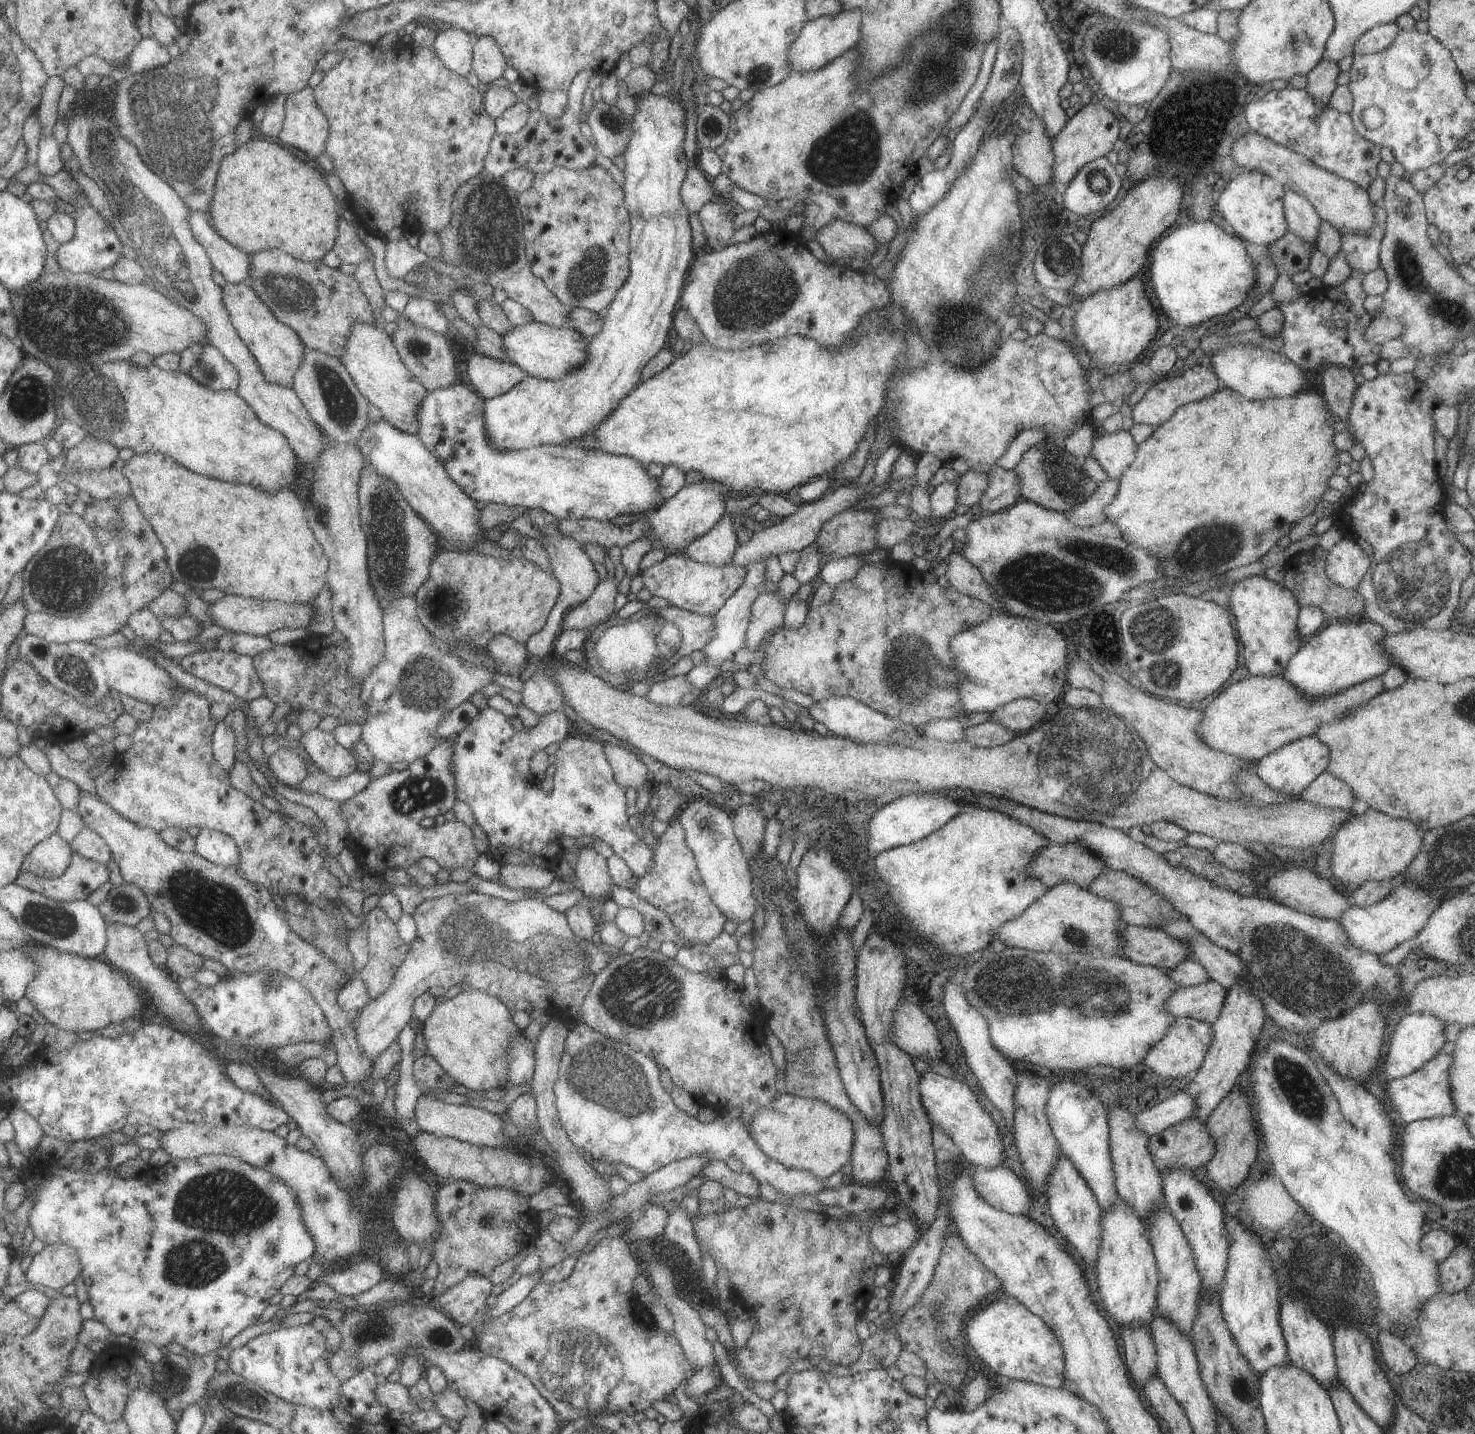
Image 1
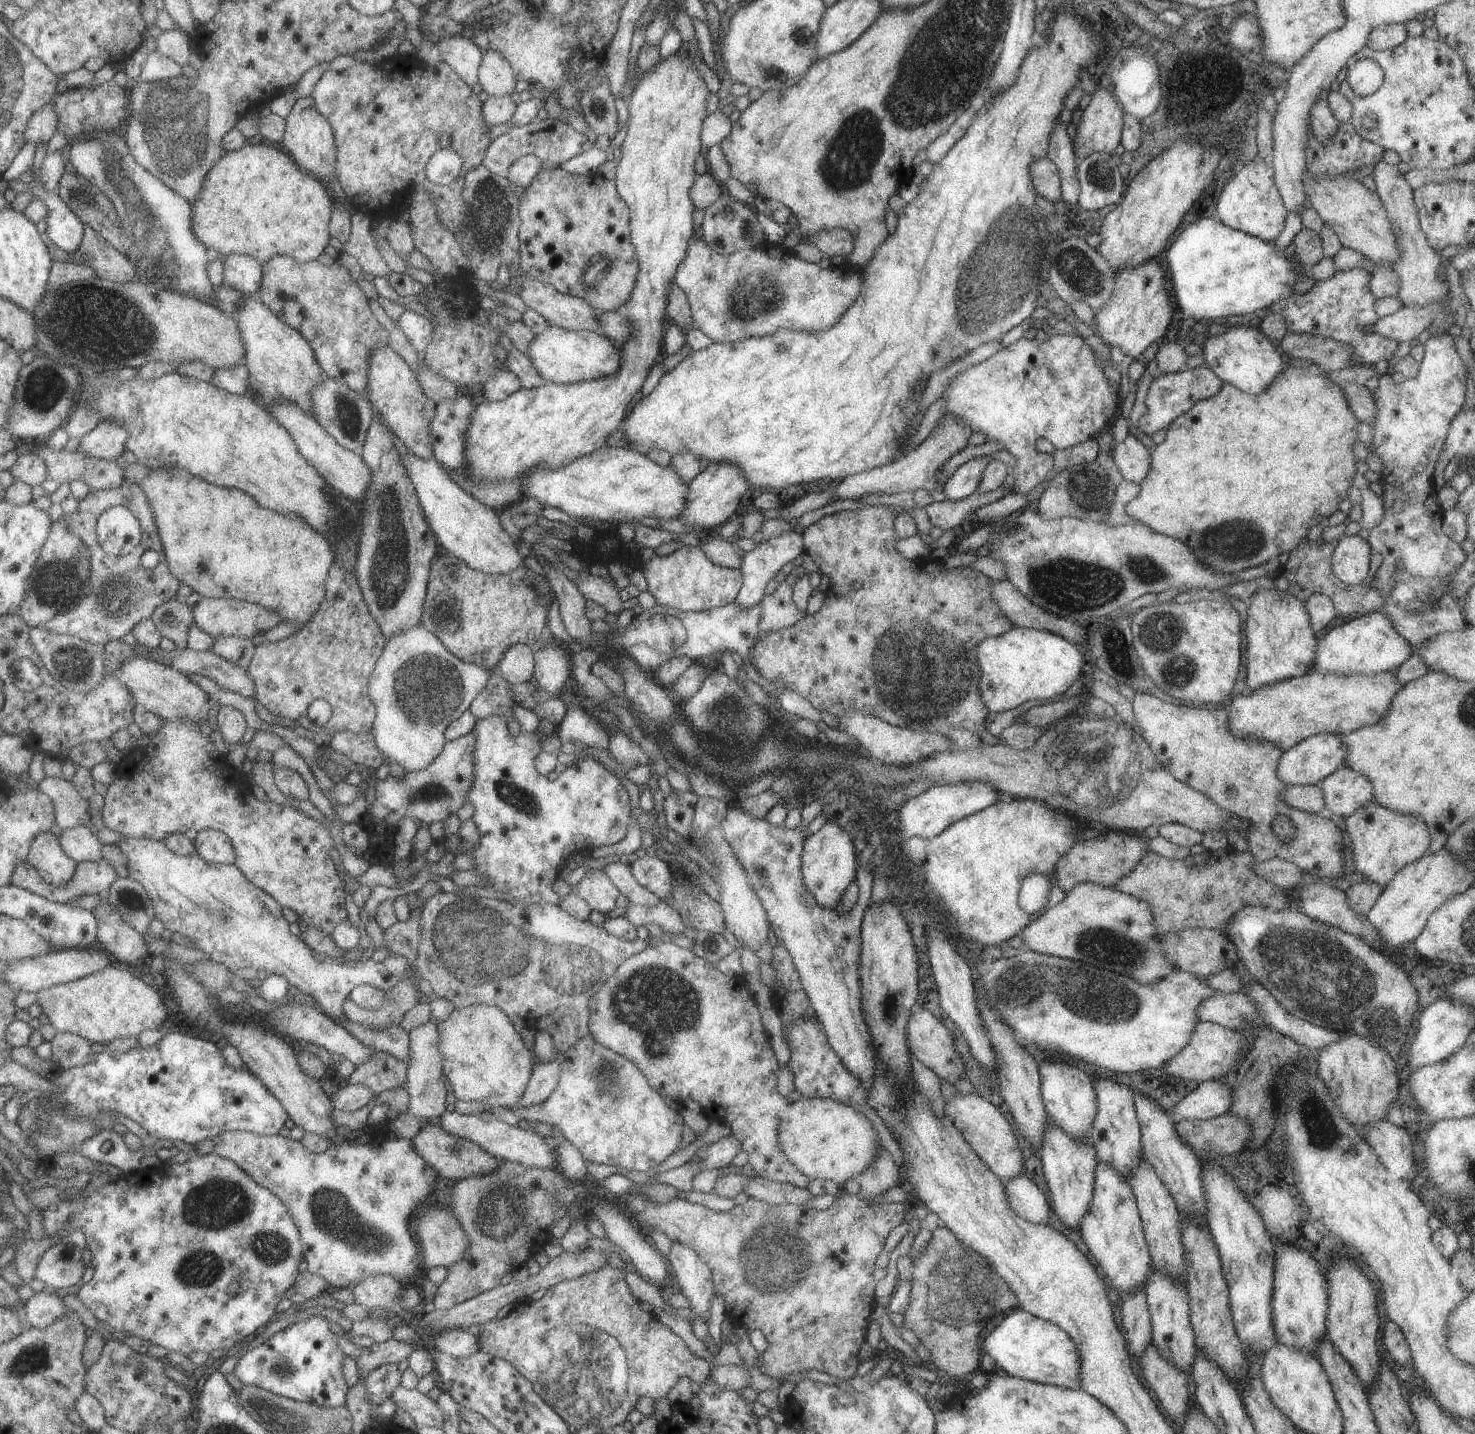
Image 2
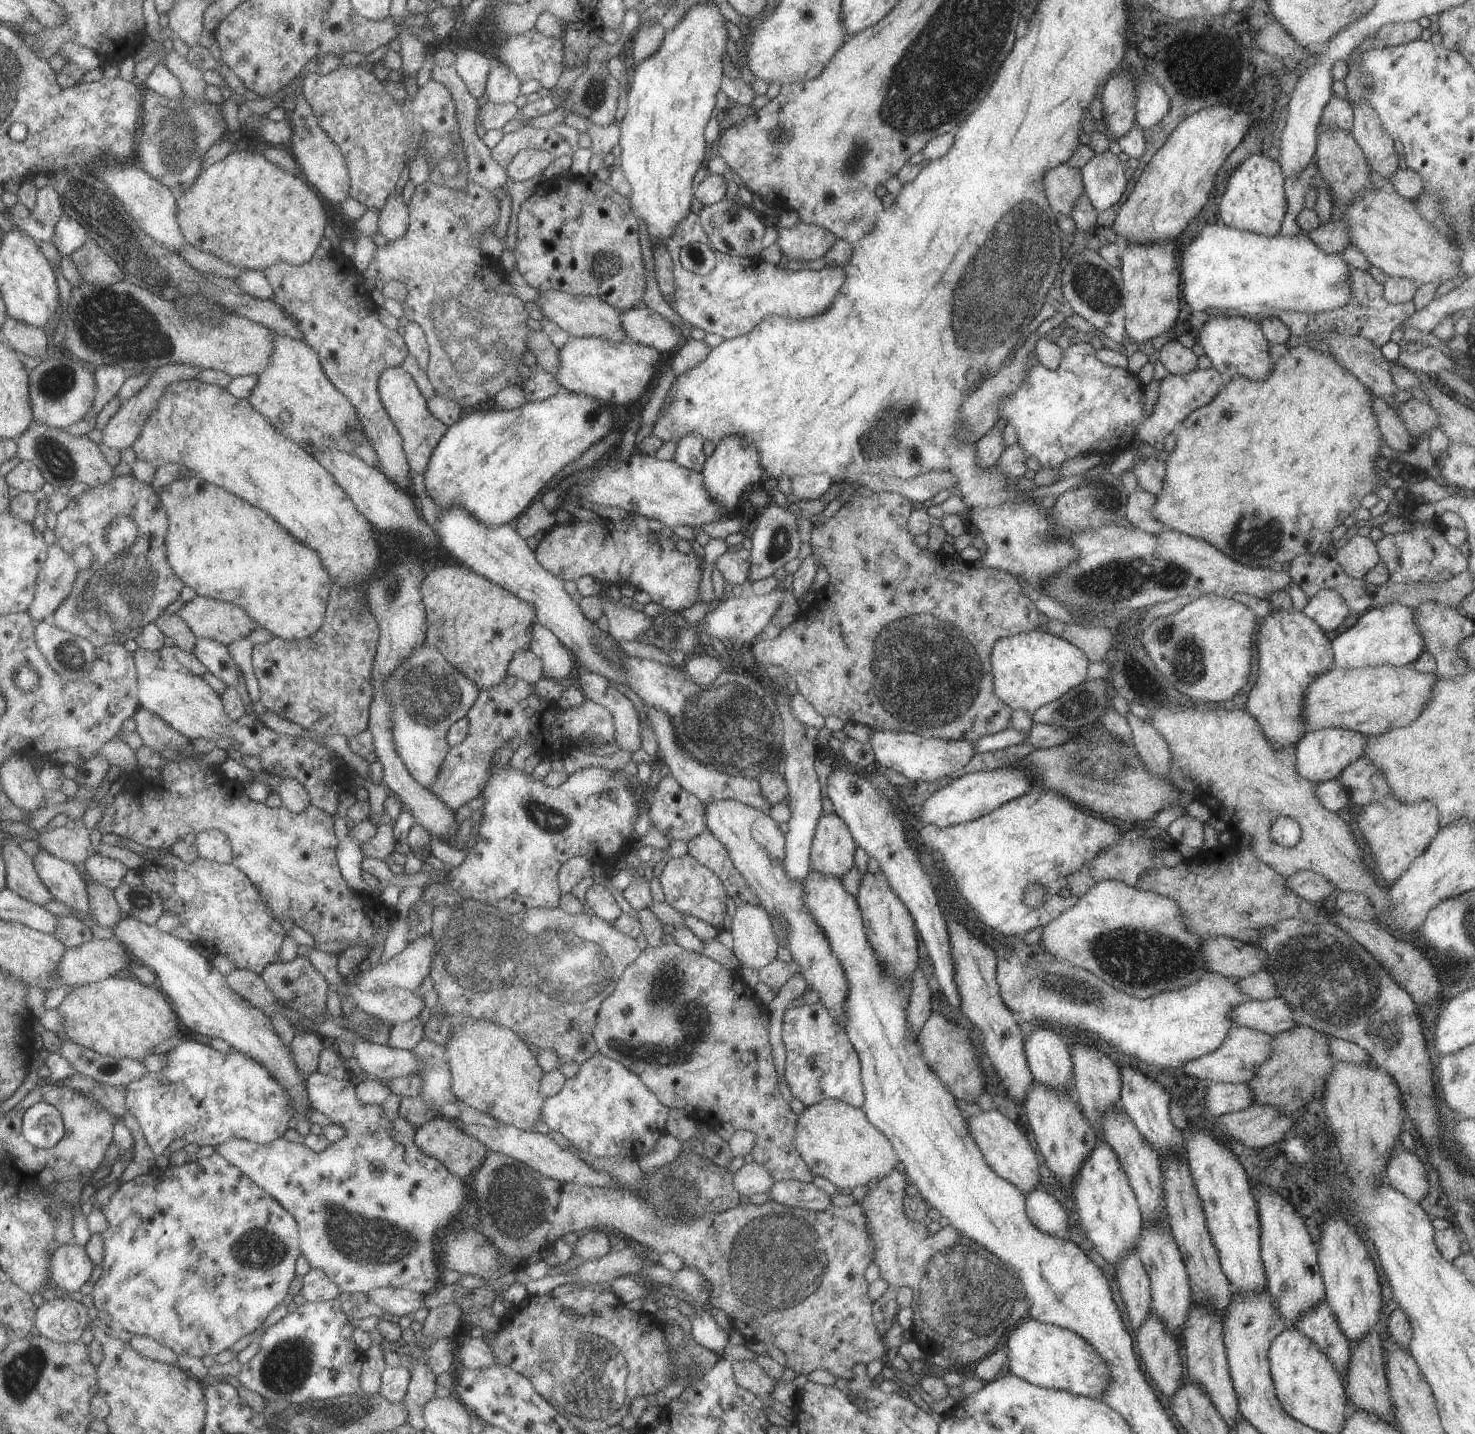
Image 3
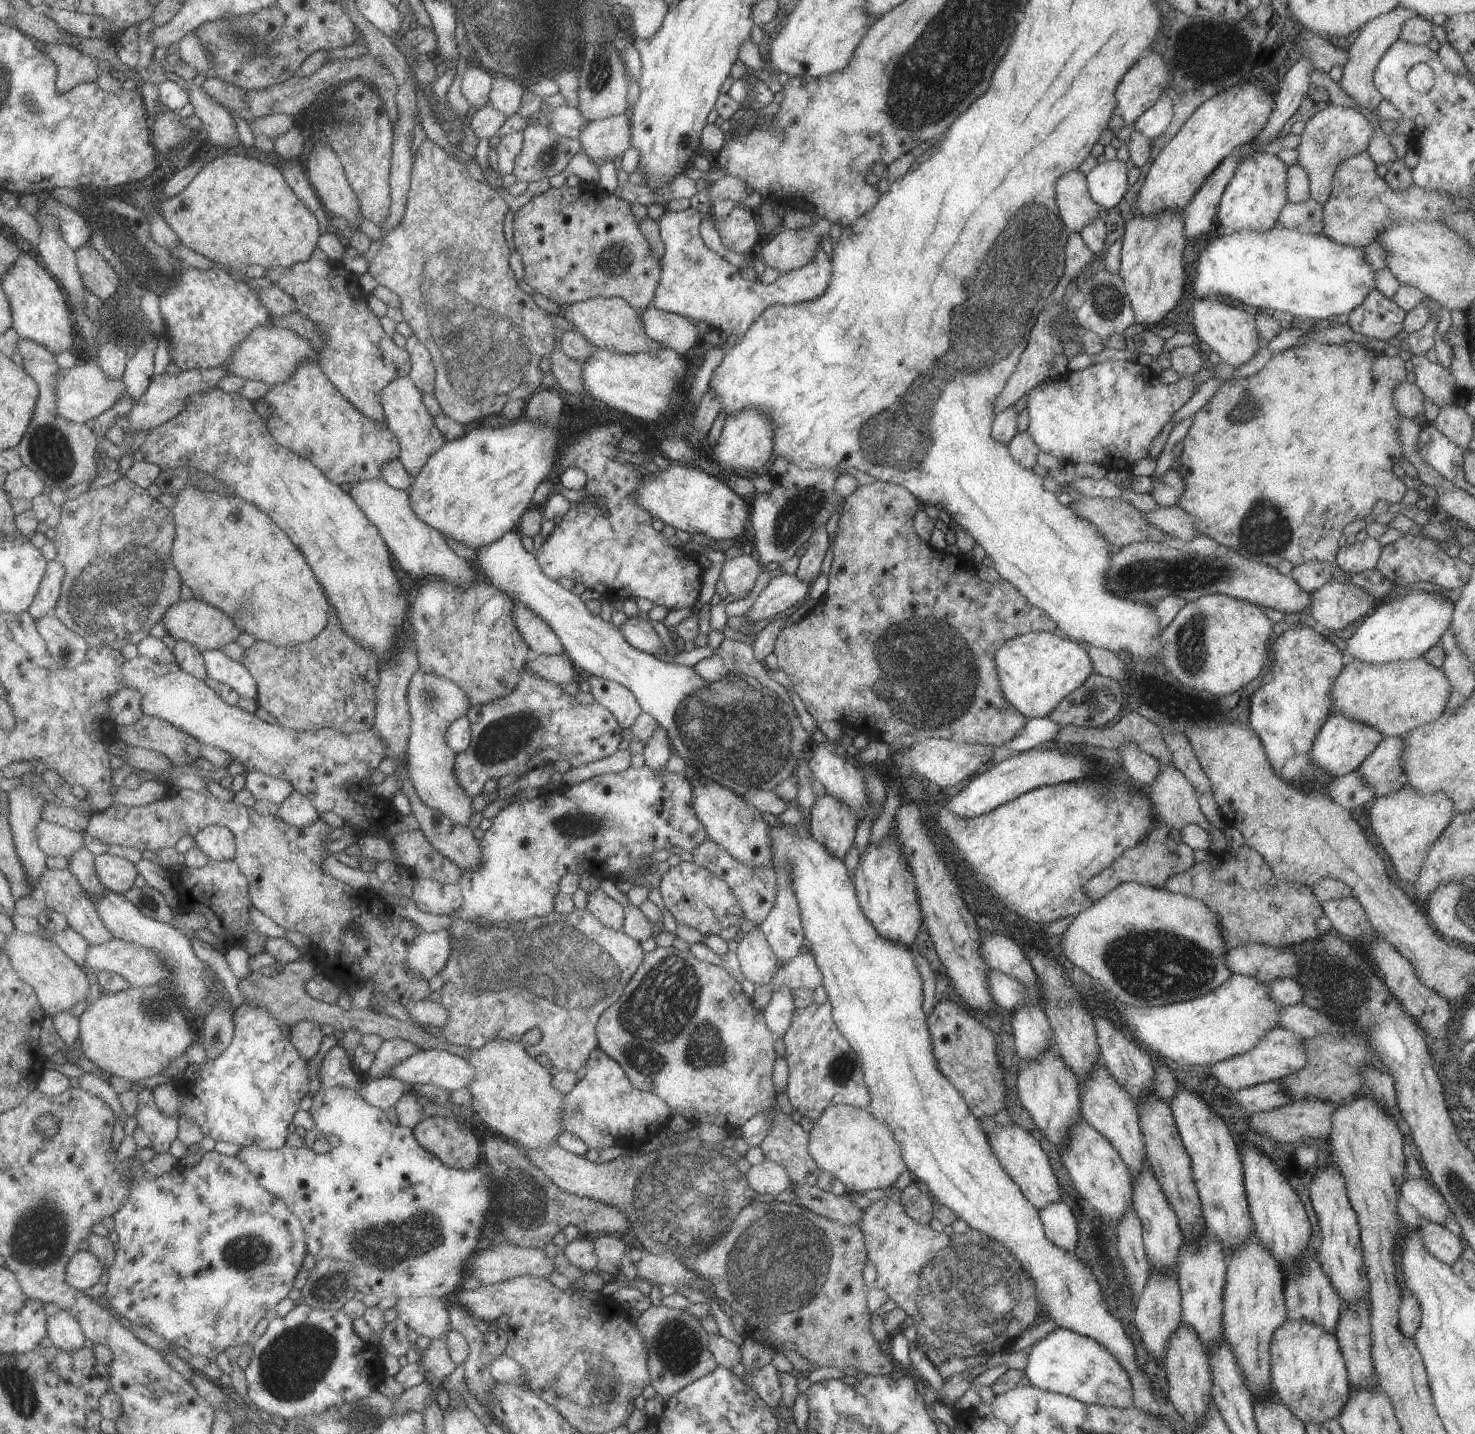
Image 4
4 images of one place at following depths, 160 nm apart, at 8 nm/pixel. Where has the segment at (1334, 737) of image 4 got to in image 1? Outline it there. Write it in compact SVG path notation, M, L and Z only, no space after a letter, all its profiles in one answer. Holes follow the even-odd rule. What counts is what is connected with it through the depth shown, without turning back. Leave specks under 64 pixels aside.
M1316 735L1299 738L1290 744L1275 750L1273 753L1262 757L1254 766L1256 774L1275 791L1282 791L1294 797L1300 797L1308 788L1311 782L1314 782L1329 767L1331 752L1327 744L1324 744Z

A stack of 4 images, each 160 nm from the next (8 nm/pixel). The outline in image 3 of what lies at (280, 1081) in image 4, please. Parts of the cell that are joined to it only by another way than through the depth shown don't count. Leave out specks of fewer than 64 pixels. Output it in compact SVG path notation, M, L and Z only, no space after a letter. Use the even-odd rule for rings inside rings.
M180 1041L178 1046L164 1055L168 1060L161 1071L148 1072L146 1076L126 1085L127 1110L138 1118L142 1133L154 1155L163 1154L164 1150L178 1138L187 1144L196 1144L200 1148L207 1145L216 1147L232 1138L270 1144L278 1138L283 1138L289 1128L290 1119L298 1116L292 1108L288 1092L280 1086L278 1080L272 1078L268 1068L244 1056L238 1050L233 1049L230 1054L224 1054L209 1045Z

